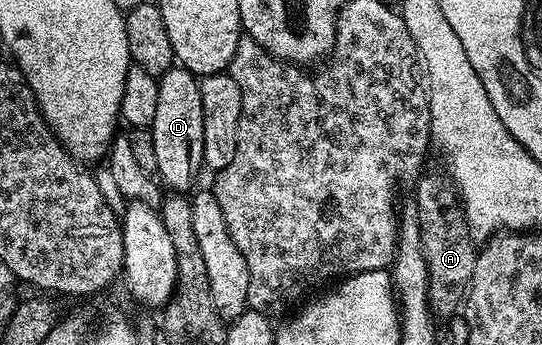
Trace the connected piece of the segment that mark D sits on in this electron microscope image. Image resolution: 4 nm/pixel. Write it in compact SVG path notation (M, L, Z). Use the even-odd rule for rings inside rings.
M174 65L165 75L159 76L158 109L150 128L154 137L154 153L158 156L156 175L169 192L188 193L197 186L196 178L204 167L203 128L200 79L184 67Z

